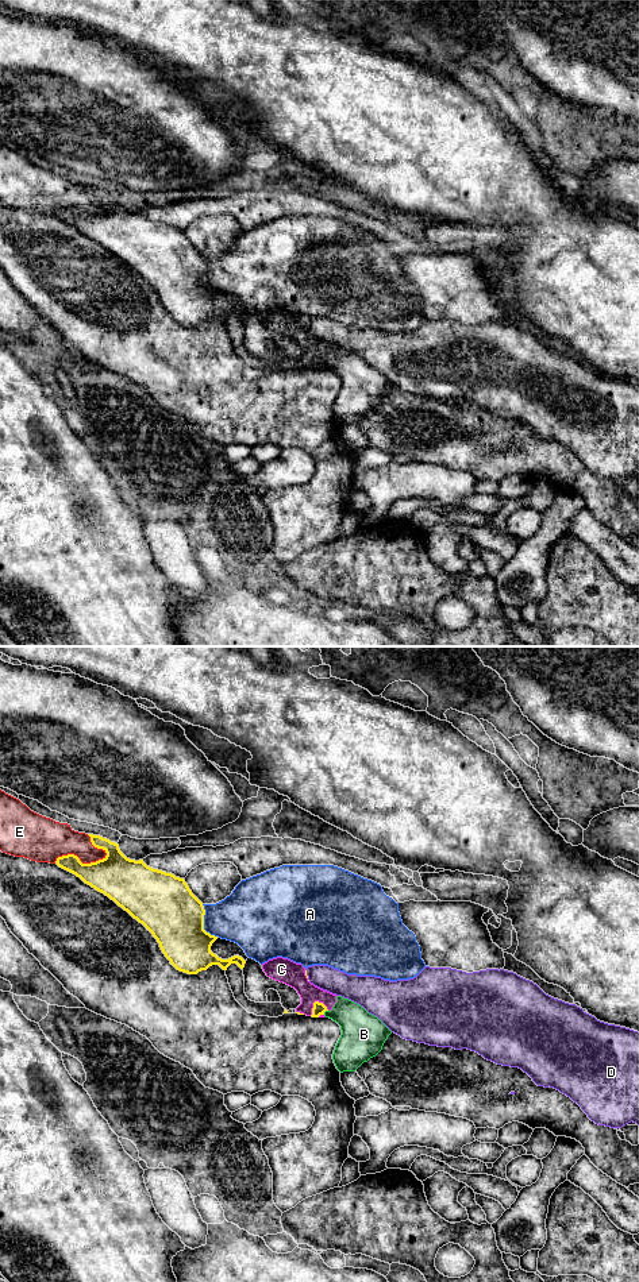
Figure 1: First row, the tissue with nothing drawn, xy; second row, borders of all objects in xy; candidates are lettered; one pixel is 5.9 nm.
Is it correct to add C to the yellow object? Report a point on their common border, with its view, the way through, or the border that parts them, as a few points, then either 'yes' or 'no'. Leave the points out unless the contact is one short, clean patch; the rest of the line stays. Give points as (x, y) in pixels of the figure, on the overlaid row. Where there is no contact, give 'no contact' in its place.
contact xy (315, 1001); border xy (328, 1010), (322, 1003), (315, 1001), (310, 1015); no

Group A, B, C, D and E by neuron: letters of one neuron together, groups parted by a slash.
A / B C / D / E

